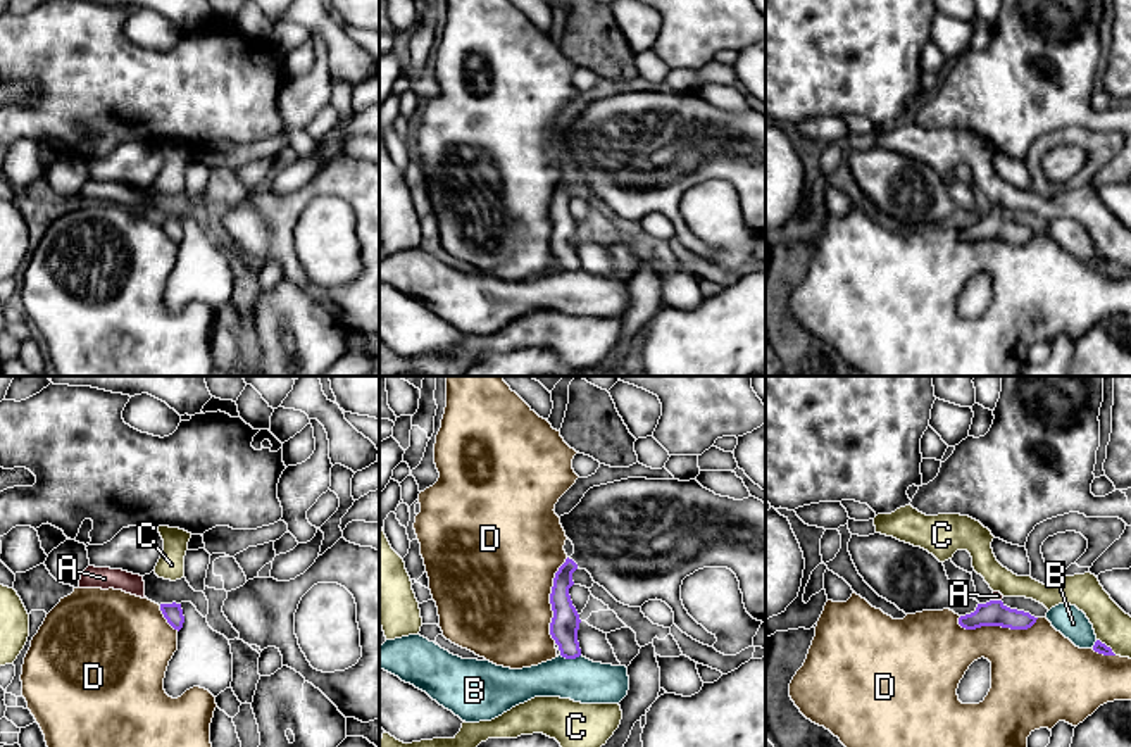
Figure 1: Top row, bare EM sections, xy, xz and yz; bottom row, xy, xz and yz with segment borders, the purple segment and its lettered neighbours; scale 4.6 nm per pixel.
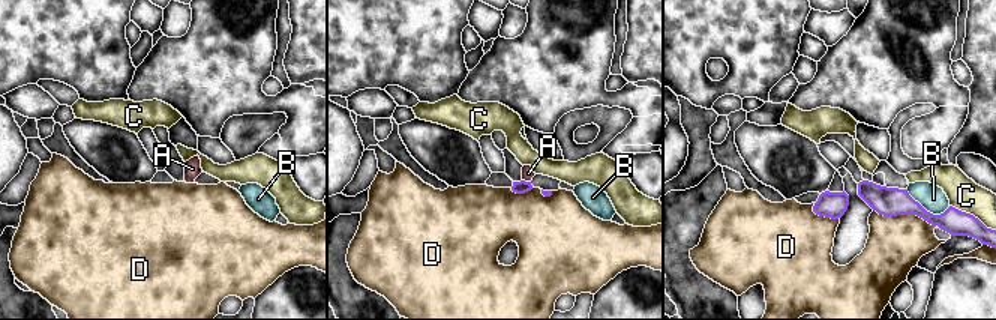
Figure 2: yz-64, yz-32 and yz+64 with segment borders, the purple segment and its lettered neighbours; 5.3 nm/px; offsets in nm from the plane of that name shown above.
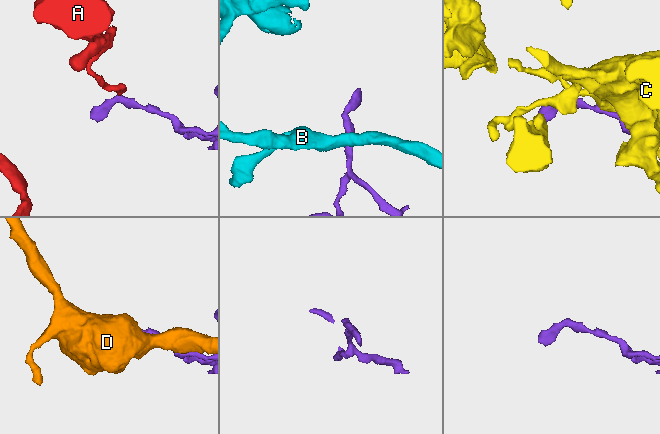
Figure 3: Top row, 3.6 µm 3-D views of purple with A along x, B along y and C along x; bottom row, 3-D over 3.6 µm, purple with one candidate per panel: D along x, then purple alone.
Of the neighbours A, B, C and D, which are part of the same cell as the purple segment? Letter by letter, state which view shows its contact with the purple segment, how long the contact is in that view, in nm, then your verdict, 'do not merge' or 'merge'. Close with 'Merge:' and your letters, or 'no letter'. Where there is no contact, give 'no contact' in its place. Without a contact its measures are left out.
A: contact in yz; length 40 nm; merge
B: contact in xz; length 100 nm; do not merge
C: contact in yz; length 120 nm; do not merge
D: contact in yz; length 380 nm; do not merge
Merge: A

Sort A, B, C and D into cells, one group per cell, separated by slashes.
A / B / C / D

